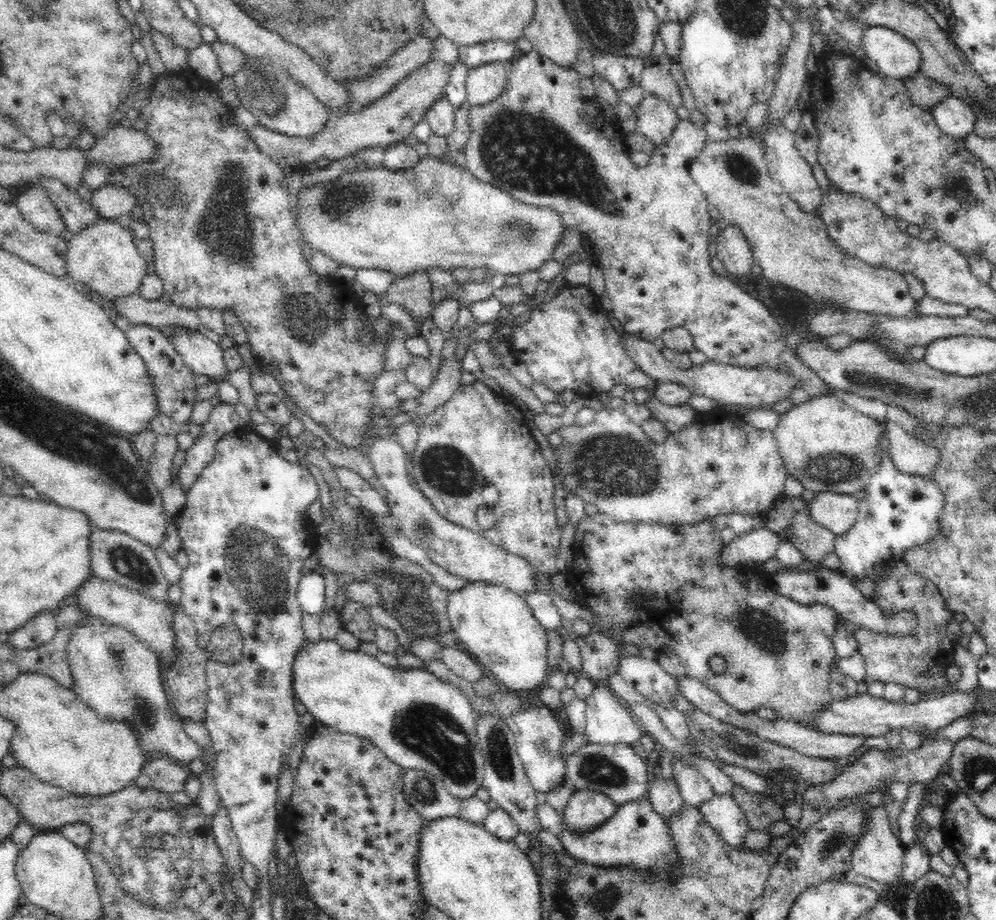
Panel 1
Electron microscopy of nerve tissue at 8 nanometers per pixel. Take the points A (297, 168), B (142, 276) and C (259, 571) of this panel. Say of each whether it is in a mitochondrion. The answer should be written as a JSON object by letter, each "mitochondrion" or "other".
{"A":"other","B":"other","C":"mitochondrion"}

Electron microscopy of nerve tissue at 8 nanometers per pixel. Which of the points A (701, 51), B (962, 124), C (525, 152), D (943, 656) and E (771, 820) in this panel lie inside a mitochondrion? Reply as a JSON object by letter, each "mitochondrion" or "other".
{"A":"other","B":"other","C":"mitochondrion","D":"other","E":"other"}

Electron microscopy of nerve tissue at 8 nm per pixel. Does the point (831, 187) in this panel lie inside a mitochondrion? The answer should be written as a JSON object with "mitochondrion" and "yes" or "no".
{"mitochondrion":"no"}

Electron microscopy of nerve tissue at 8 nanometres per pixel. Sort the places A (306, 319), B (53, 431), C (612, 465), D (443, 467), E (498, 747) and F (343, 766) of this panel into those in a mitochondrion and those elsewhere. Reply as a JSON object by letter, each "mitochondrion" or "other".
{"A":"mitochondrion","B":"mitochondrion","C":"mitochondrion","D":"mitochondrion","E":"mitochondrion","F":"other"}

